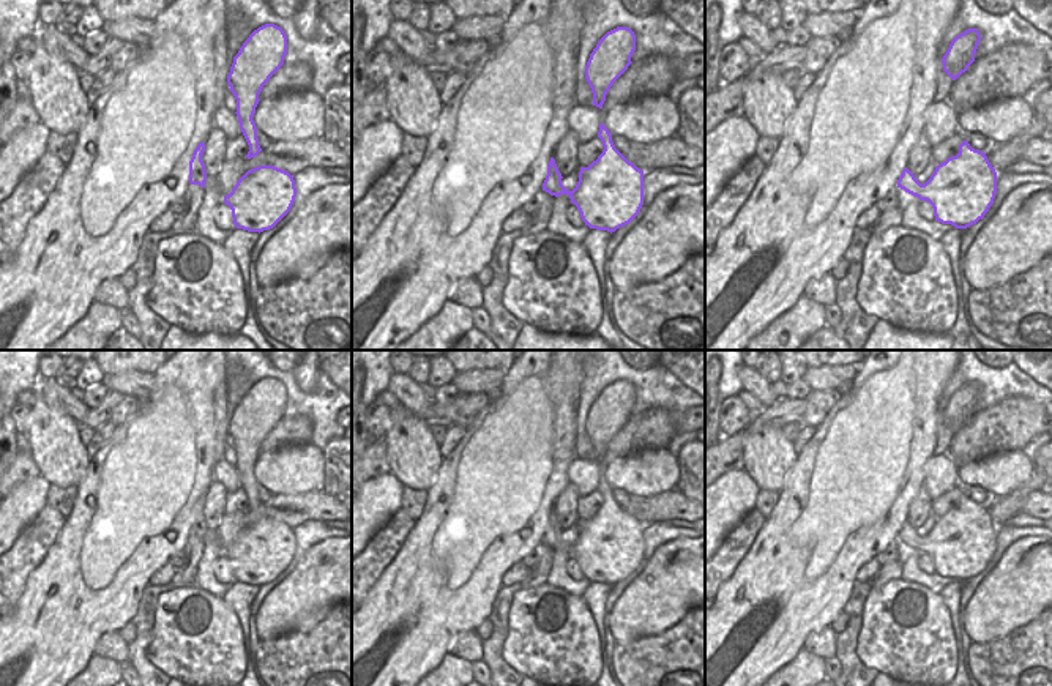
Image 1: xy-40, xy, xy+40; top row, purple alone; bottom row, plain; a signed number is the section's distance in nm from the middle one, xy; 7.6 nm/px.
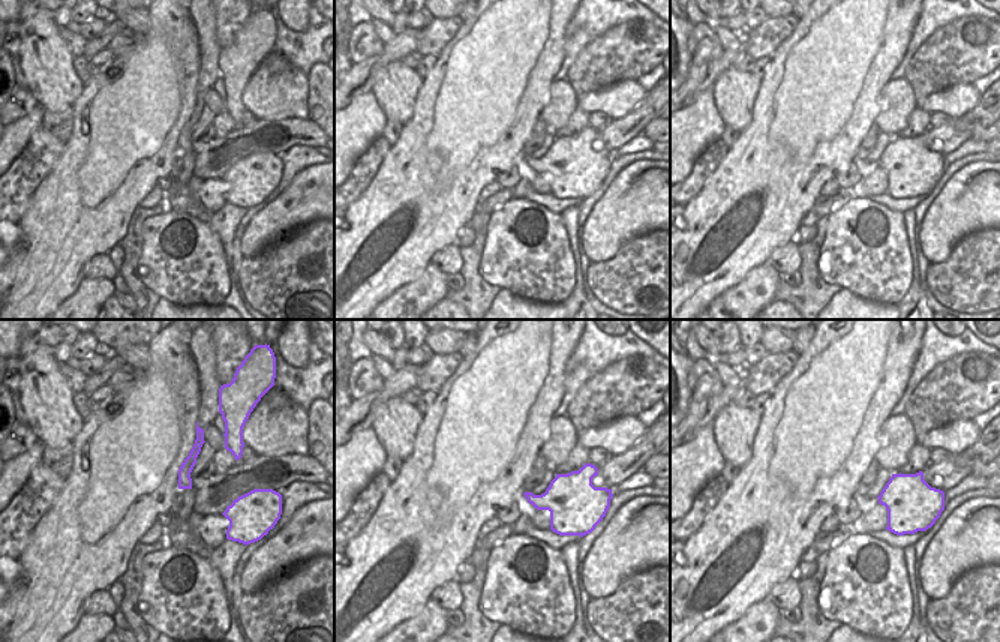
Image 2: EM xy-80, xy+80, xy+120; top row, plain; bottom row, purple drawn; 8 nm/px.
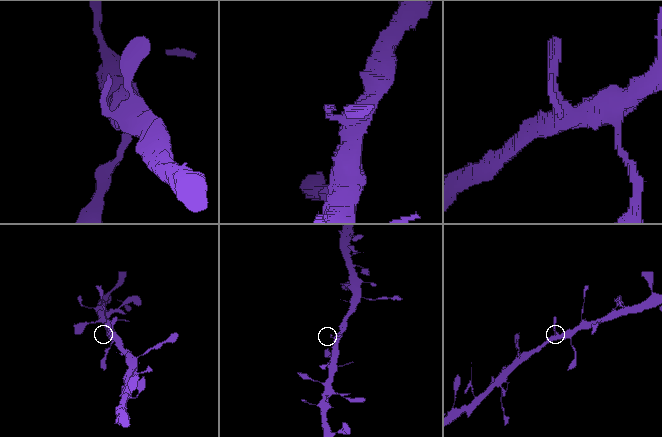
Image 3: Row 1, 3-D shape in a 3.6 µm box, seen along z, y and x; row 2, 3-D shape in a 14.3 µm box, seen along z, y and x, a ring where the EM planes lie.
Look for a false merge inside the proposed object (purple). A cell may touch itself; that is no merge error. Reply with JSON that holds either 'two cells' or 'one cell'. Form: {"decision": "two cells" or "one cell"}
{"decision": "one cell"}

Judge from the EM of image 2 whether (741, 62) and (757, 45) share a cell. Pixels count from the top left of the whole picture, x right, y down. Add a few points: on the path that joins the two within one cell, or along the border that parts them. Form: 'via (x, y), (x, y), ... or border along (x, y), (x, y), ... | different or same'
border along (744, 48), (756, 59) | different

